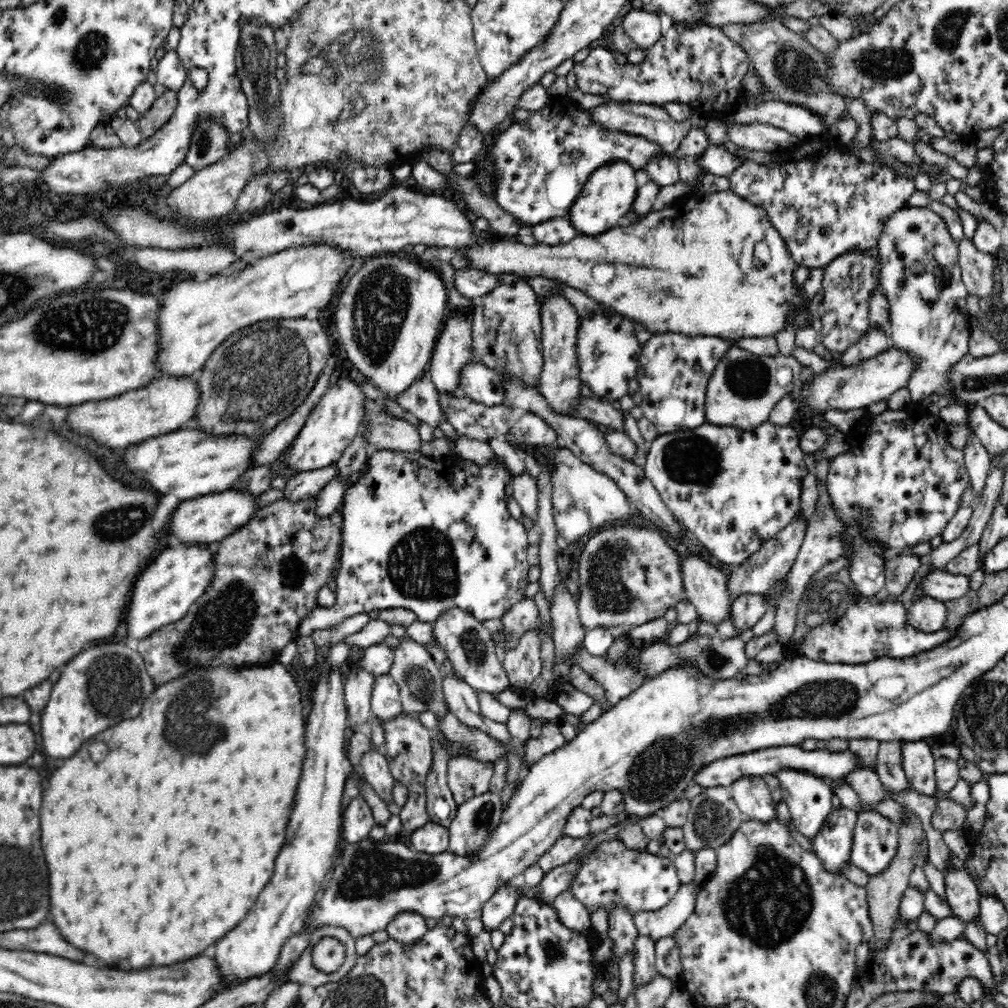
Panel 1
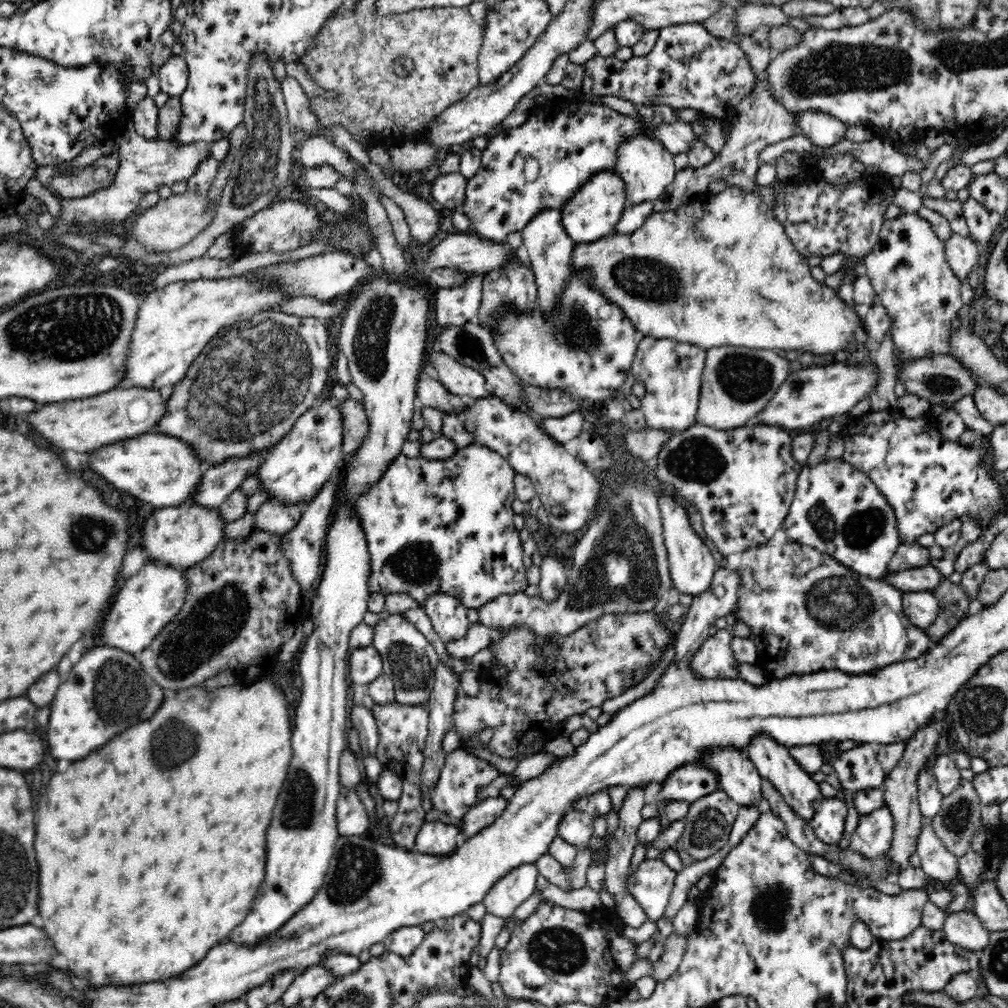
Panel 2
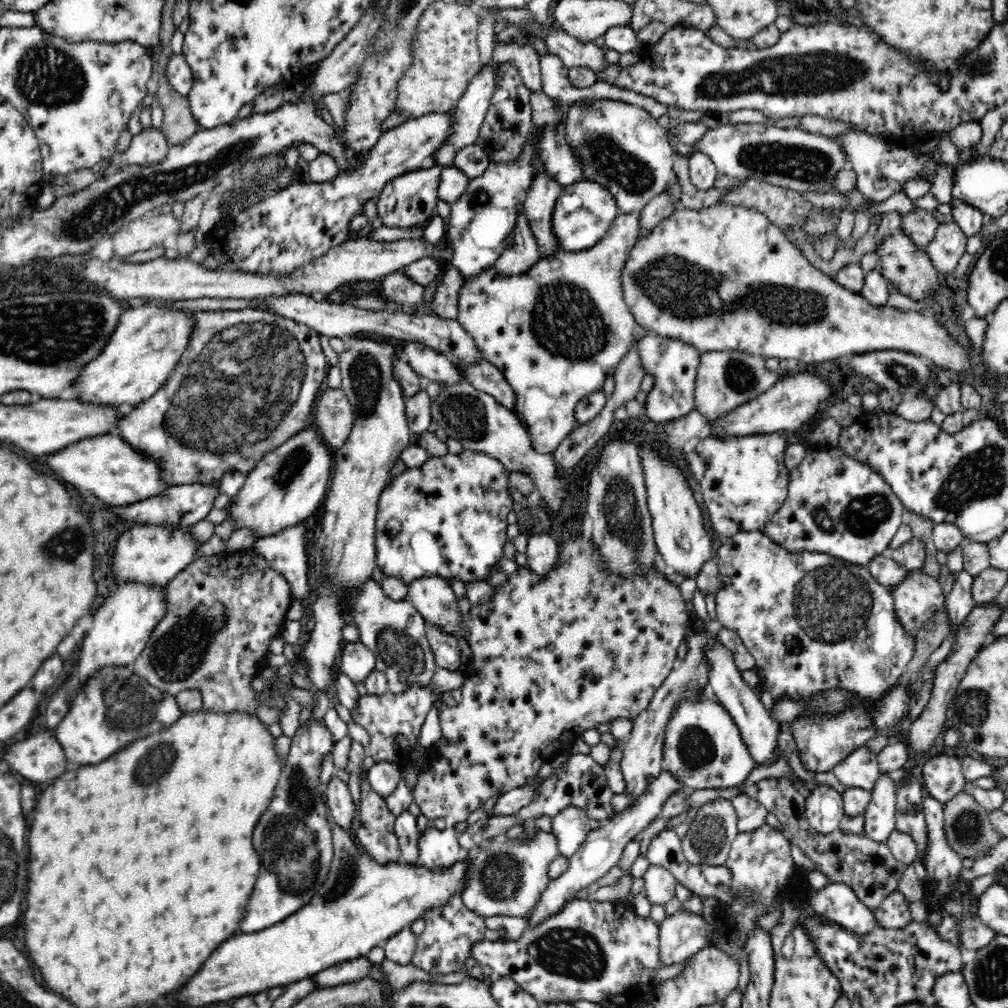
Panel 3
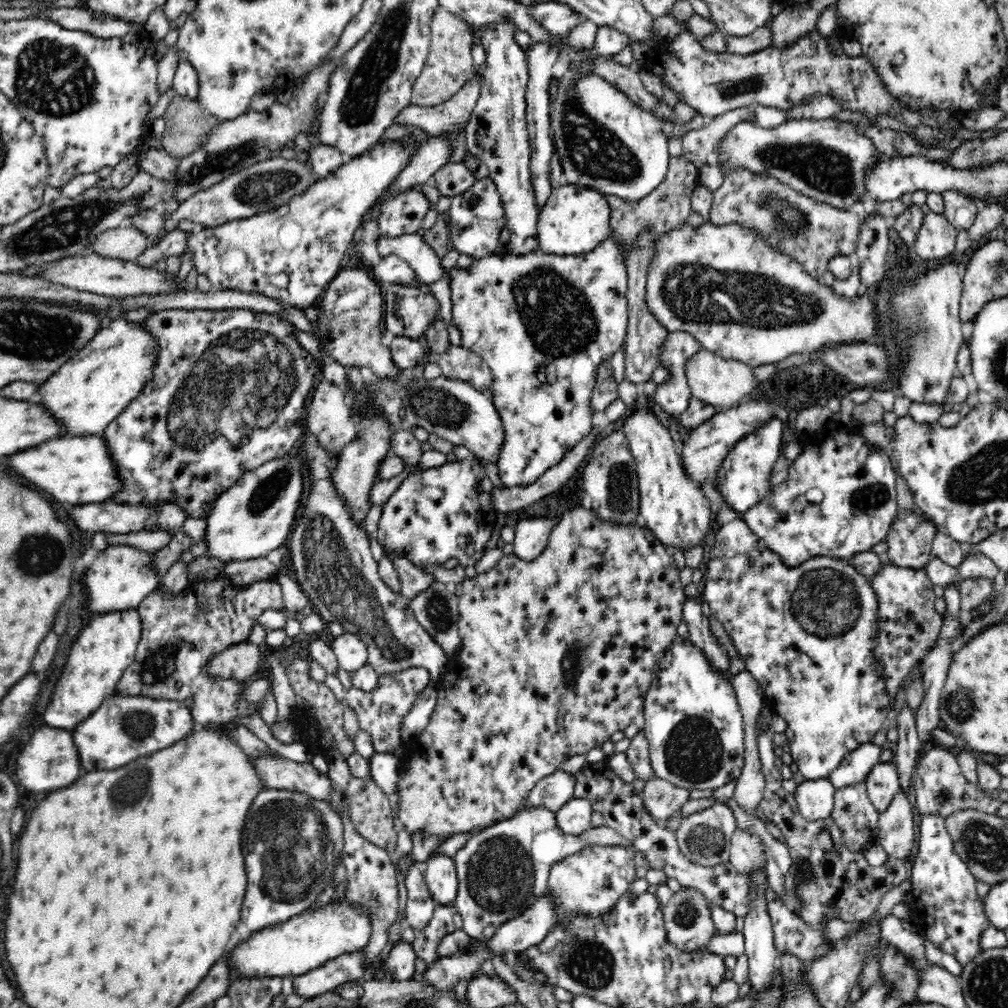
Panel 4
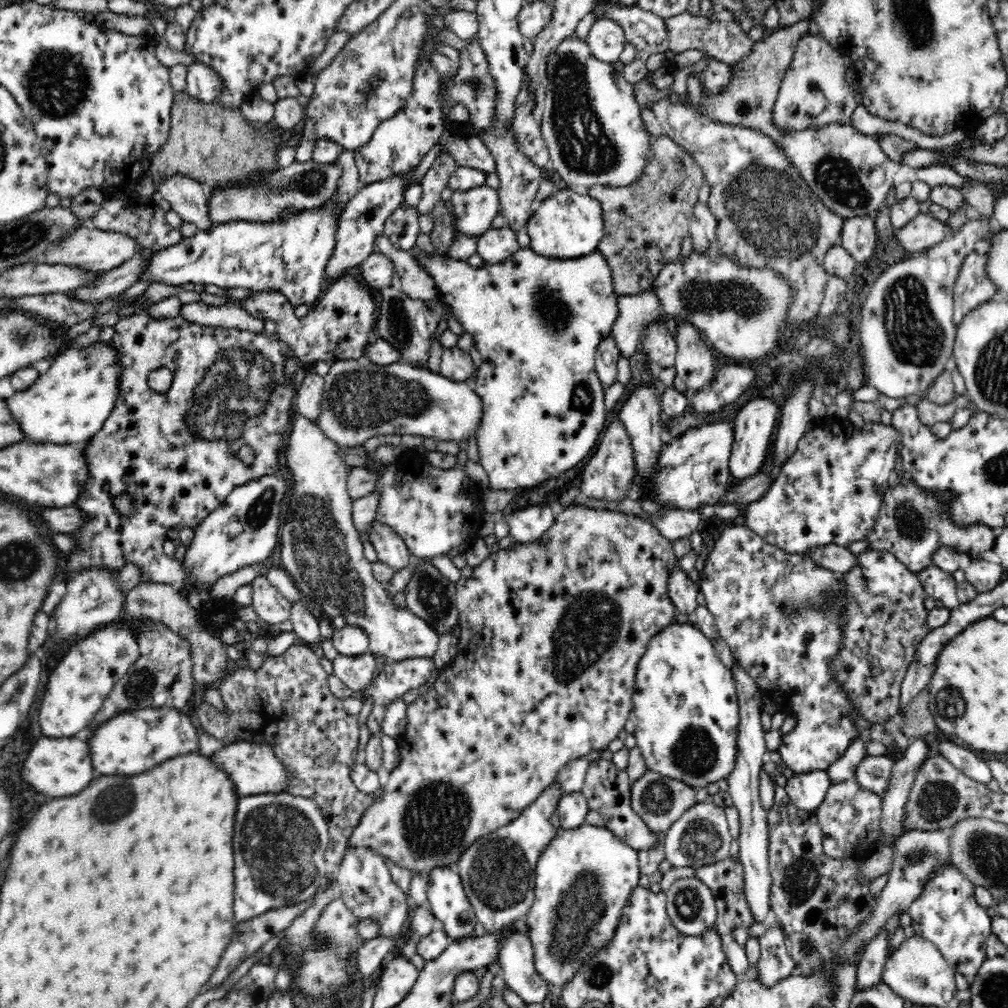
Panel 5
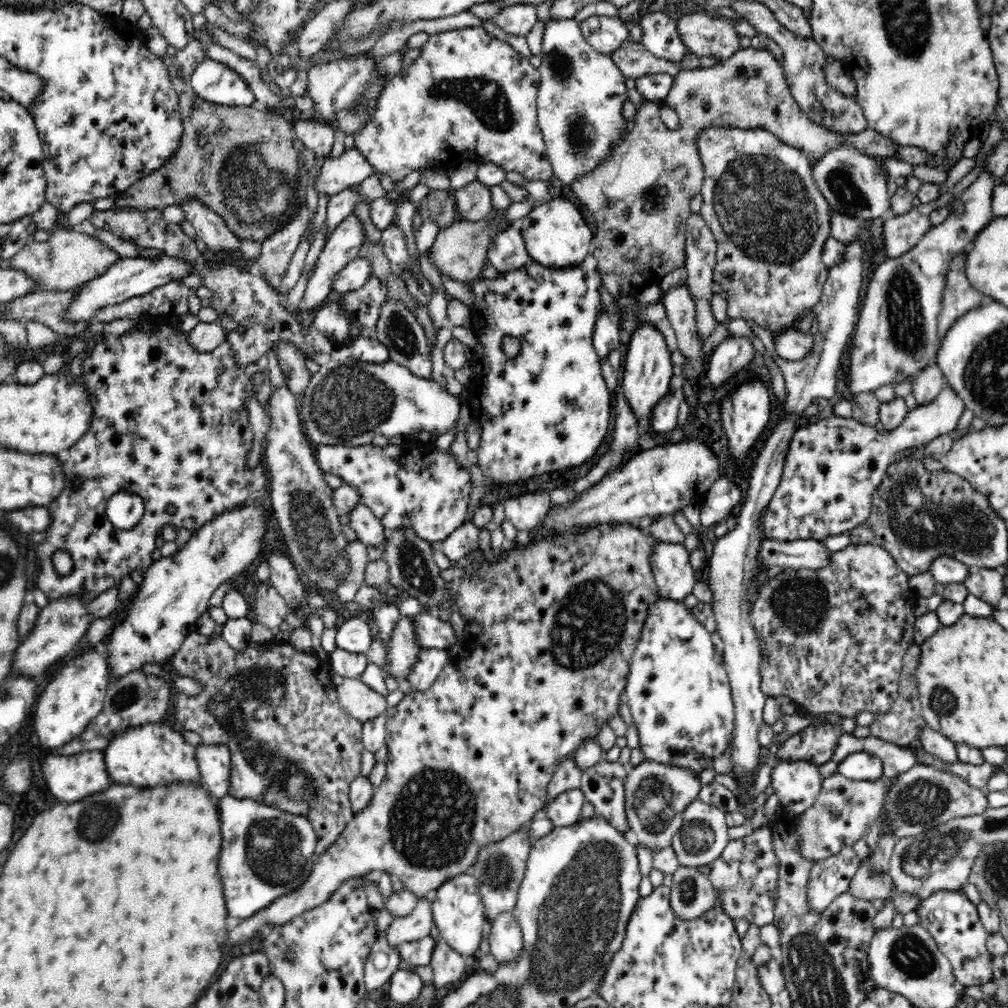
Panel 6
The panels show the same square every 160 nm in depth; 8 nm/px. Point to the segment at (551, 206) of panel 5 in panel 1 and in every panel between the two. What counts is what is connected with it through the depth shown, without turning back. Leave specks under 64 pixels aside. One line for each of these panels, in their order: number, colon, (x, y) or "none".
1: (608, 194)
2: (592, 213)
3: (583, 213)
4: (575, 218)

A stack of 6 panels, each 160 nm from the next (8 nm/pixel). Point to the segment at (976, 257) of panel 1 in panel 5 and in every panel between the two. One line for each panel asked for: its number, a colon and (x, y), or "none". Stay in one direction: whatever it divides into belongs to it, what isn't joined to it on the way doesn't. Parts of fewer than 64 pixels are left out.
2: (961, 253)
3: (948, 244)
4: (936, 238)
5: (924, 231)

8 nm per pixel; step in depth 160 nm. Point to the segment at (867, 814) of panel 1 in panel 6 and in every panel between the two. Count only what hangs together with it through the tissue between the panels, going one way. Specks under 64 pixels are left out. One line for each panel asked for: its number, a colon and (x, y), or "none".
2: (873, 836)
3: (880, 815)
4: (883, 781)
5: (873, 772)
6: (861, 765)

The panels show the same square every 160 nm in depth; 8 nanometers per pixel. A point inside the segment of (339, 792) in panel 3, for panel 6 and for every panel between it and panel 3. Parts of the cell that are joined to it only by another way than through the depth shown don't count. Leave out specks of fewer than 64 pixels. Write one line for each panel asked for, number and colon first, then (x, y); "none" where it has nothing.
4: (275, 772)
5: (253, 769)
6: (213, 761)

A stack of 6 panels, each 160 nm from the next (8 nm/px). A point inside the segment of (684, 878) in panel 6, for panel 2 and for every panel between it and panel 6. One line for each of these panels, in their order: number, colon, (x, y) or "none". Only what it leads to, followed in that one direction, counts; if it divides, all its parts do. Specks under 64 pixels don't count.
2: (674, 947)
3: (682, 934)
4: (688, 922)
5: (690, 904)

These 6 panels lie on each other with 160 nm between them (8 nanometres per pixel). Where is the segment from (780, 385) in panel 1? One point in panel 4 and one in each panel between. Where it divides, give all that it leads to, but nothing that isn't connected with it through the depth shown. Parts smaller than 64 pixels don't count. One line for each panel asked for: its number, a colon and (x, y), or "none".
2: (737, 381)
3: (725, 380)
4: (723, 383)

